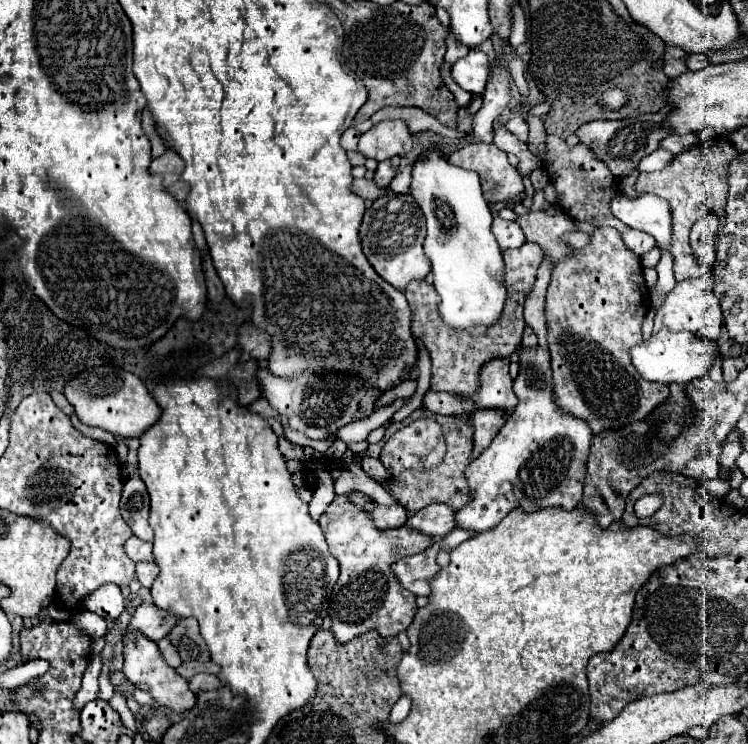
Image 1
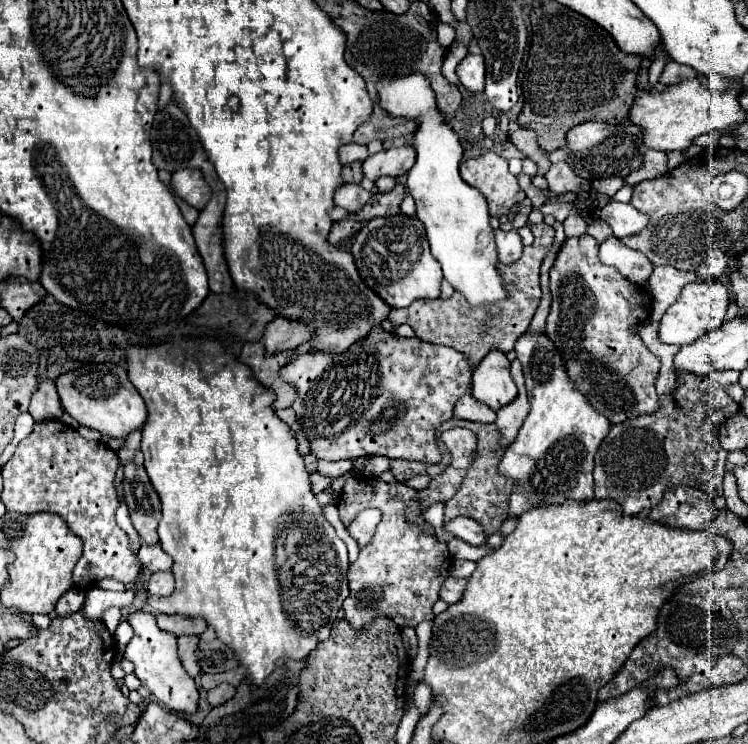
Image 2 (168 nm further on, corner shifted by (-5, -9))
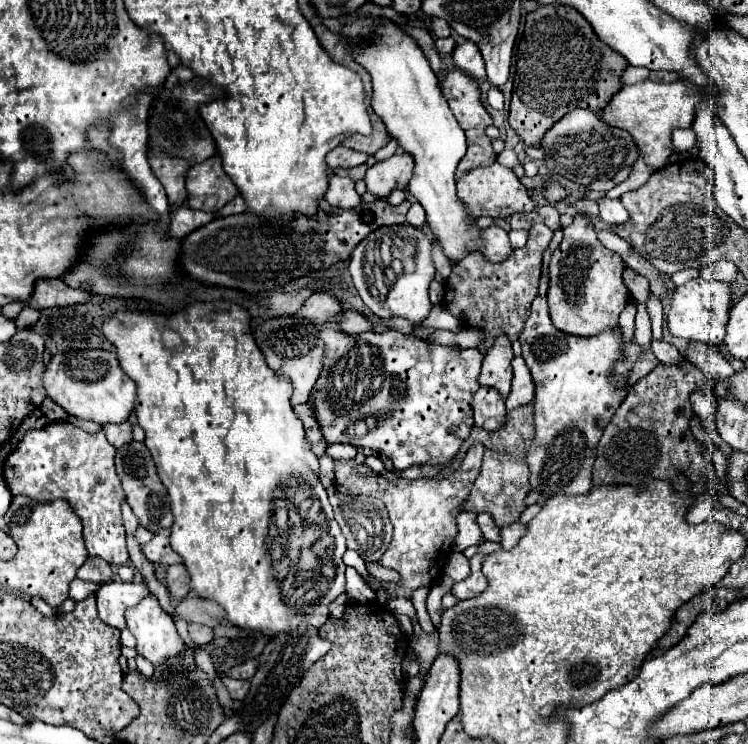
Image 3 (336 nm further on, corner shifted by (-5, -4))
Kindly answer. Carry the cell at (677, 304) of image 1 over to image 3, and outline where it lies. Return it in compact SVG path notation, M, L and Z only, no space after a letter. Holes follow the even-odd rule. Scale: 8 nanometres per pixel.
M703 277L691 279L689 283L673 289L667 315L669 333L675 337L683 337L687 341L703 341L711 347L717 347L725 337L729 307L731 307L731 289L725 283L707 281Z

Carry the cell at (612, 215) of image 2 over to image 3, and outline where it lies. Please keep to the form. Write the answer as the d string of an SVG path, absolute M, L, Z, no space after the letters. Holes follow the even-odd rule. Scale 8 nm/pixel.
M603 197L597 201L597 205L599 205L599 217L607 225L619 225L619 223L625 223L629 219L629 213L619 199Z

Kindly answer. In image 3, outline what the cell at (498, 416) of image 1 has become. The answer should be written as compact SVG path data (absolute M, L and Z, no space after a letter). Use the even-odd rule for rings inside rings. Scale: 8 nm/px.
M515 357L513 359L513 389L507 397L507 411L515 409L515 407L521 407L521 405L527 405L533 401L535 397L535 383L533 383L533 377L523 361L523 357Z

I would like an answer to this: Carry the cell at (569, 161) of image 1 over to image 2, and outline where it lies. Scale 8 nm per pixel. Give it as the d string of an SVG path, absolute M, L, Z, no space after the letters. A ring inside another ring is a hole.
M609 236L605 242L601 242L599 258L603 264L615 266L627 280L645 286L647 278L653 272L651 260L645 254L639 254L637 250L631 250L619 240L617 236Z

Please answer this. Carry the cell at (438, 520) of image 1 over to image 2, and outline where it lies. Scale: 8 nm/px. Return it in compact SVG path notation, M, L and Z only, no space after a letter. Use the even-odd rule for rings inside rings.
M457 516L455 520L445 522L443 530L451 532L455 538L459 538L471 546L481 546L481 544L485 544L485 538L487 538L487 534L481 530L481 526L467 516Z

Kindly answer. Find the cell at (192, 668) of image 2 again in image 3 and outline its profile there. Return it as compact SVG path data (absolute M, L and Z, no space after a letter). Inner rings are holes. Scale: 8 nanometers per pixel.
M191 623L189 625L189 635L191 635L191 639L197 643L197 645L207 645L207 643L211 643L211 639L213 639L213 629L211 627L205 627L205 625L197 625L197 623Z

